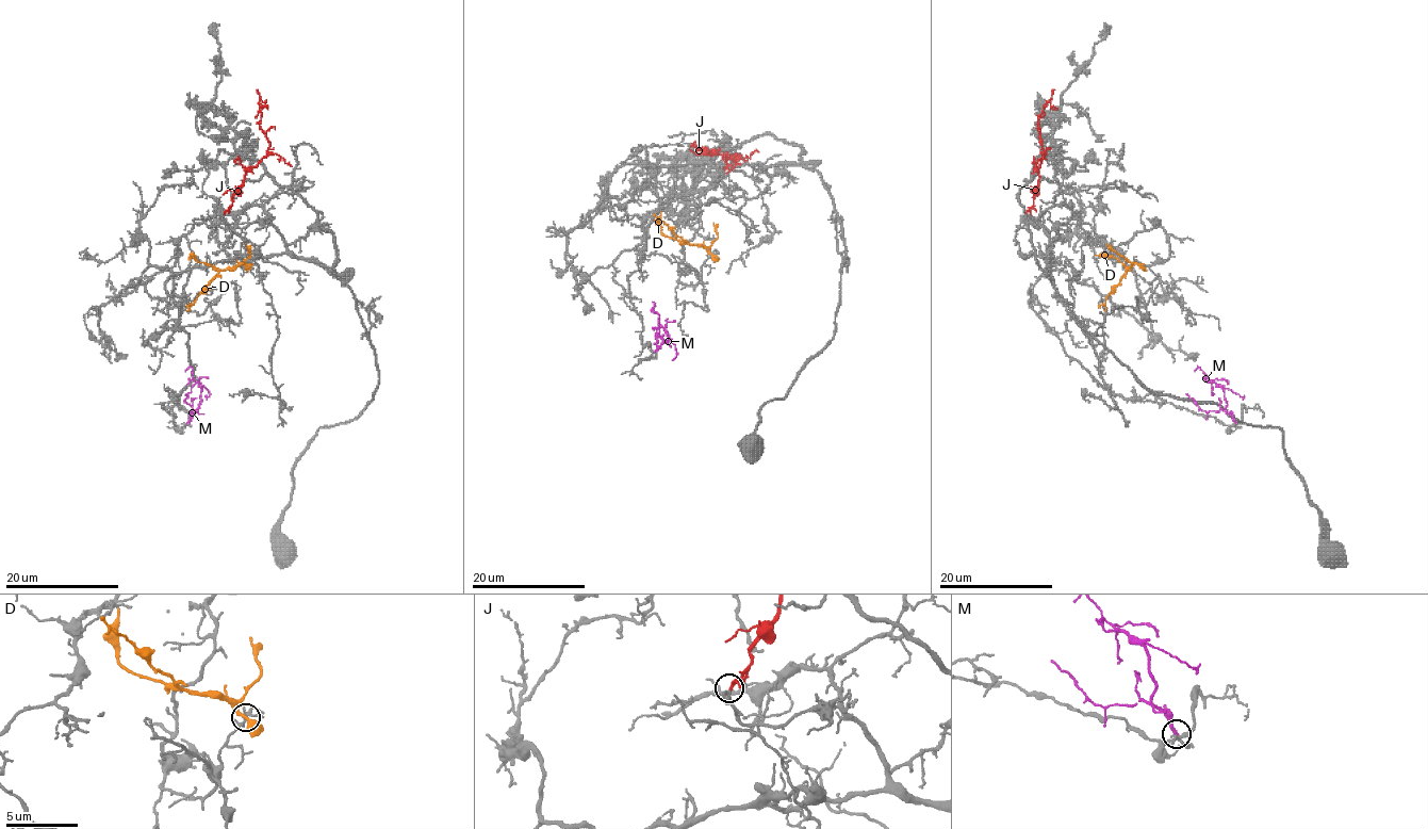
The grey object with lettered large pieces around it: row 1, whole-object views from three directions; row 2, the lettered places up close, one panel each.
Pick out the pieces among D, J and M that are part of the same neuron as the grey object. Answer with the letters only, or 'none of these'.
J

